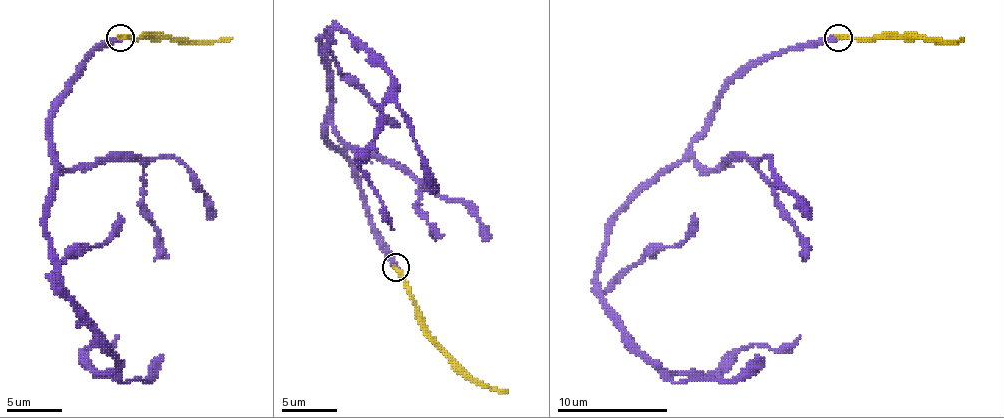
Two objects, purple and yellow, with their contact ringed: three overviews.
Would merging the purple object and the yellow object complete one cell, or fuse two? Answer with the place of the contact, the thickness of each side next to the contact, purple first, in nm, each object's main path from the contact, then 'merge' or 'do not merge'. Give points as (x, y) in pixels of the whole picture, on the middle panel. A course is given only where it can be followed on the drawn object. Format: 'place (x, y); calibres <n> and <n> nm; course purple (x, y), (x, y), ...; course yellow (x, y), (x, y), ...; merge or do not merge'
place (396, 267); calibres 360 and 240 nm; course purple (396, 268), (357, 171), (327, 140), (321, 46), (335, 26), (391, 76), (360, 165), (393, 229); course yellow (396, 268), (418, 323), (474, 379), (507, 393); merge

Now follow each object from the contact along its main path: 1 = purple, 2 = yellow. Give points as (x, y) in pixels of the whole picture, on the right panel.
1: (838, 38), (752, 60), (616, 216), (597, 274), (608, 316), (677, 374), (800, 335)
2: (838, 35), (949, 41), (963, 38)

